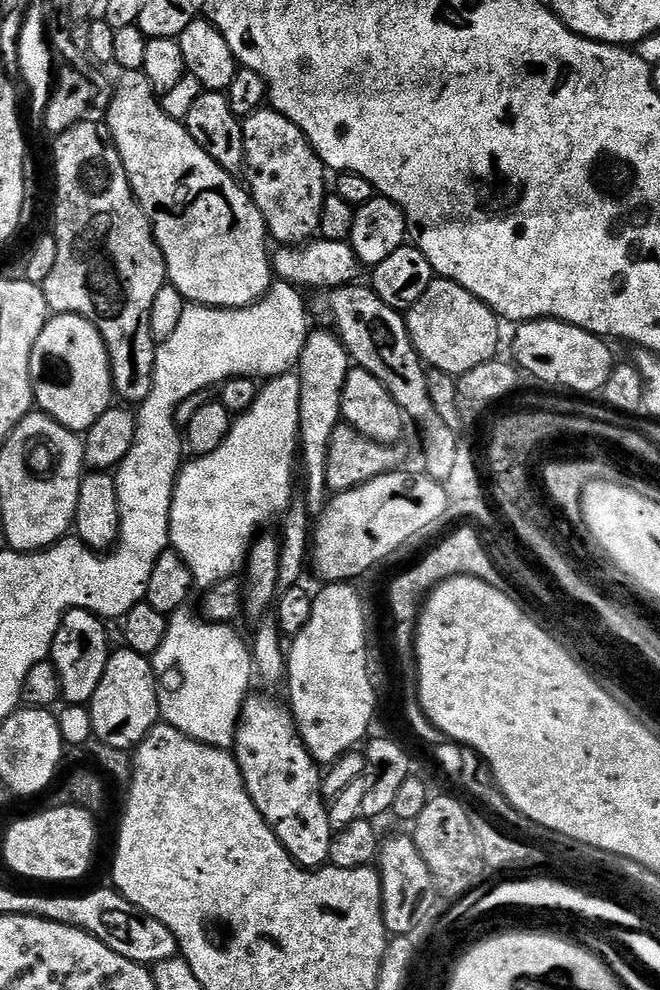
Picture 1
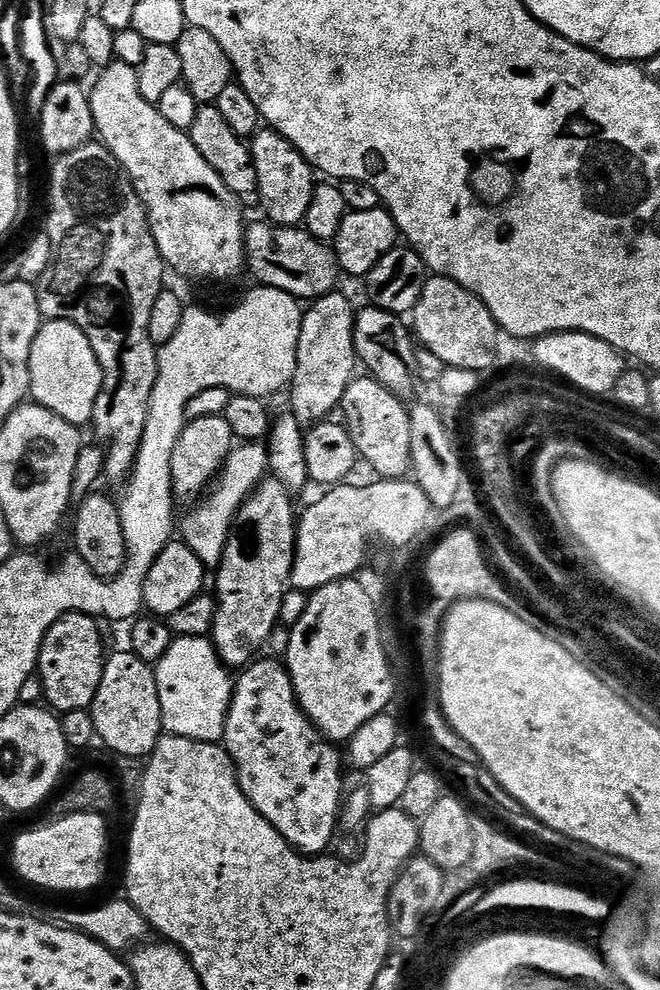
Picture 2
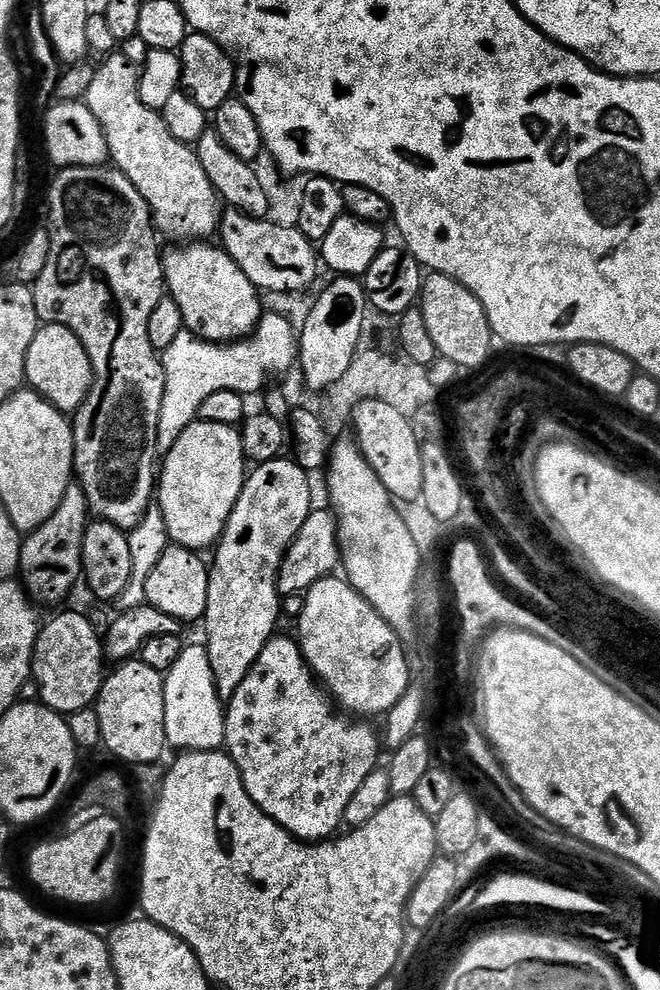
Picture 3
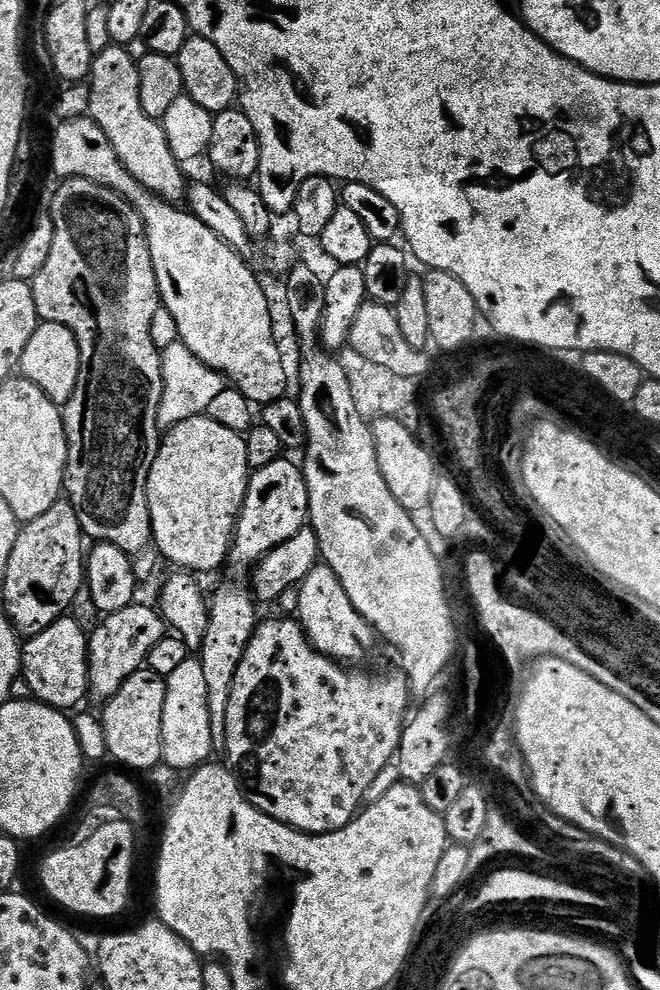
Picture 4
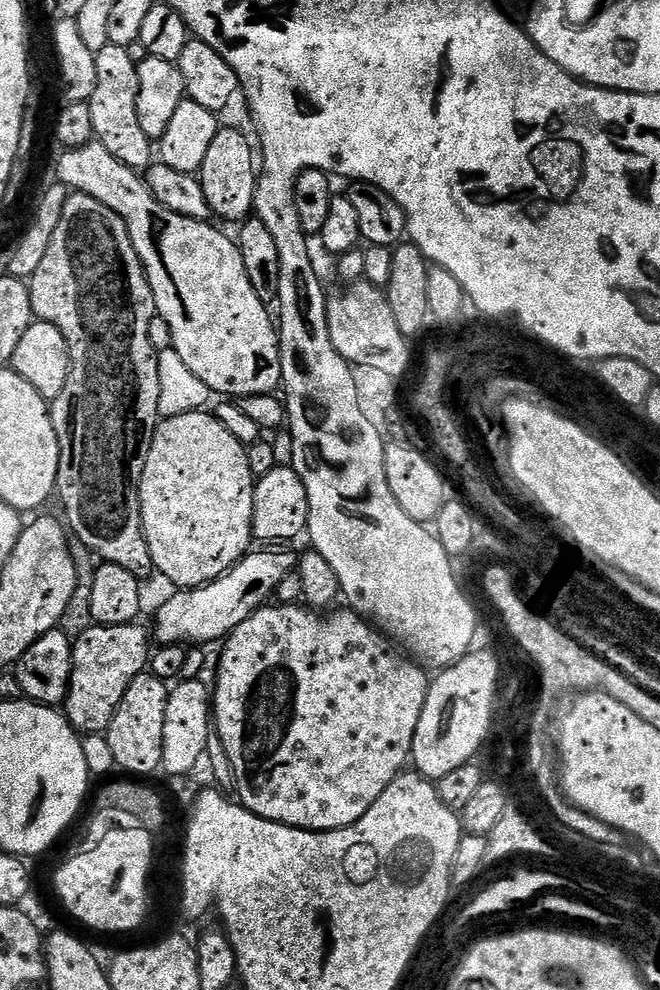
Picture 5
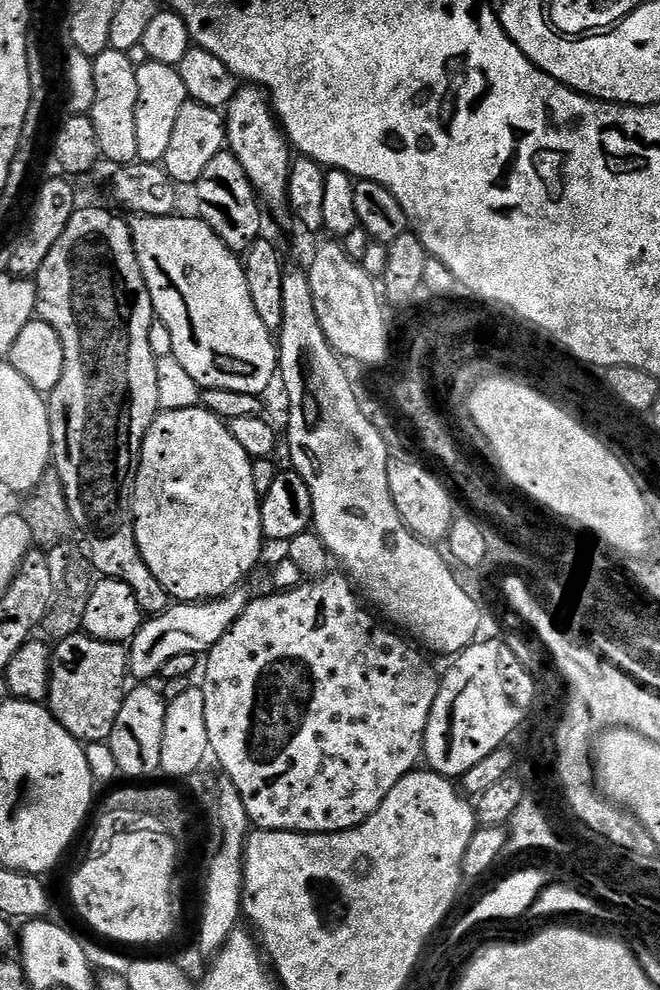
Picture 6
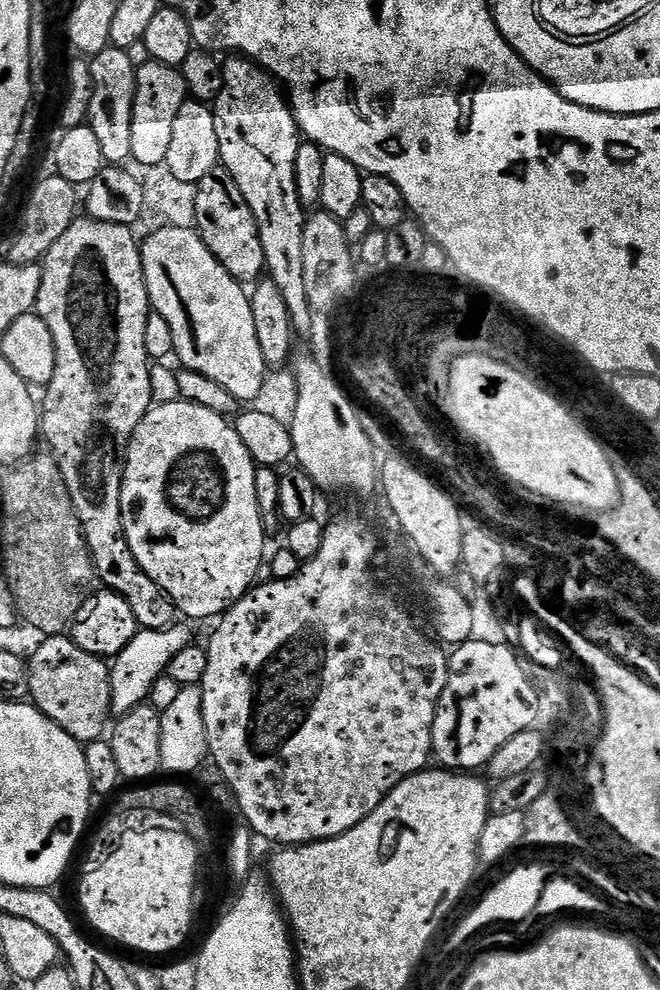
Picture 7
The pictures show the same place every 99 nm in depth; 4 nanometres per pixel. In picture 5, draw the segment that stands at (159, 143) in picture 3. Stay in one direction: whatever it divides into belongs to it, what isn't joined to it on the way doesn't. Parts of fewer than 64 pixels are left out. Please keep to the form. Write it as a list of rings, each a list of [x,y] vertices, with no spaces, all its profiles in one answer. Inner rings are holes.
[[[109,43],[96,53],[96,65],[98,66],[98,82],[94,86],[91,100],[87,101],[93,122],[92,135],[127,168],[147,169],[154,160],[154,144],[148,139],[146,130],[142,130],[142,125],[138,123],[137,64],[130,58],[126,48]]]

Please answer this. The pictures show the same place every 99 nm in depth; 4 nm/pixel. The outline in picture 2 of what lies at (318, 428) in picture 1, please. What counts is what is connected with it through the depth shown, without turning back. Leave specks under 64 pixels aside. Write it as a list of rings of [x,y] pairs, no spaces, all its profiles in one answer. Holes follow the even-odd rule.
[[[337,290],[329,292],[326,296],[319,296],[307,305],[304,321],[302,322],[302,334],[298,334],[298,362],[294,370],[294,378],[290,385],[292,392],[291,415],[297,416],[301,424],[311,426],[319,424],[333,415],[339,409],[342,398],[350,386],[350,382],[358,372],[358,357],[356,355],[356,313],[357,305],[352,305]]]

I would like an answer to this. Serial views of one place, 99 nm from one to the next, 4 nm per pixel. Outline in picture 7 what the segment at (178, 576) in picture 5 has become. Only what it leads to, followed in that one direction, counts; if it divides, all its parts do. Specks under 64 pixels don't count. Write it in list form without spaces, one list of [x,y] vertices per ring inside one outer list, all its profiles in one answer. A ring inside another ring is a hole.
[[[179,399],[174,402],[157,404],[149,408],[148,413],[138,422],[134,434],[130,438],[128,456],[124,459],[124,481],[122,482],[122,522],[126,542],[130,542],[130,550],[134,558],[138,558],[138,566],[158,582],[158,586],[176,604],[177,613],[181,617],[189,616],[192,620],[212,620],[224,615],[228,609],[244,597],[257,583],[256,575],[260,572],[260,563],[264,560],[264,535],[266,529],[258,510],[258,494],[254,494],[254,478],[258,465],[242,446],[242,438],[238,438],[235,427],[225,417],[214,414],[214,410],[206,410],[206,406],[198,406],[194,402]]]

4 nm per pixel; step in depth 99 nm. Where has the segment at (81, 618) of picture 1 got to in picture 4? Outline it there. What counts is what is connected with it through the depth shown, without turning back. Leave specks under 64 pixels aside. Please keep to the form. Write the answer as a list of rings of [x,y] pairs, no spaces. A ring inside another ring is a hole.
[[[65,614],[22,648],[22,676],[39,703],[61,710],[76,710],[88,696],[88,637],[79,619]]]

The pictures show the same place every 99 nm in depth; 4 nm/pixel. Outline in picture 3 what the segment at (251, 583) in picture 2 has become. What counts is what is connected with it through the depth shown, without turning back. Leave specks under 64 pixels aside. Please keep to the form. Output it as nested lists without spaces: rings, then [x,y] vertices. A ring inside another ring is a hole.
[[[281,458],[255,465],[247,473],[242,494],[238,494],[238,502],[215,545],[216,557],[213,560],[211,558],[208,570],[209,597],[202,619],[202,640],[208,649],[210,670],[214,672],[214,682],[221,701],[227,702],[232,699],[238,686],[242,686],[242,678],[246,678],[254,662],[258,662],[258,654],[262,654],[264,647],[277,635],[276,623],[282,620],[281,594],[276,585],[280,567],[288,553],[288,547],[302,530],[302,522],[306,522],[308,515],[314,510],[312,484],[308,480],[311,480],[309,473],[292,458]]]

